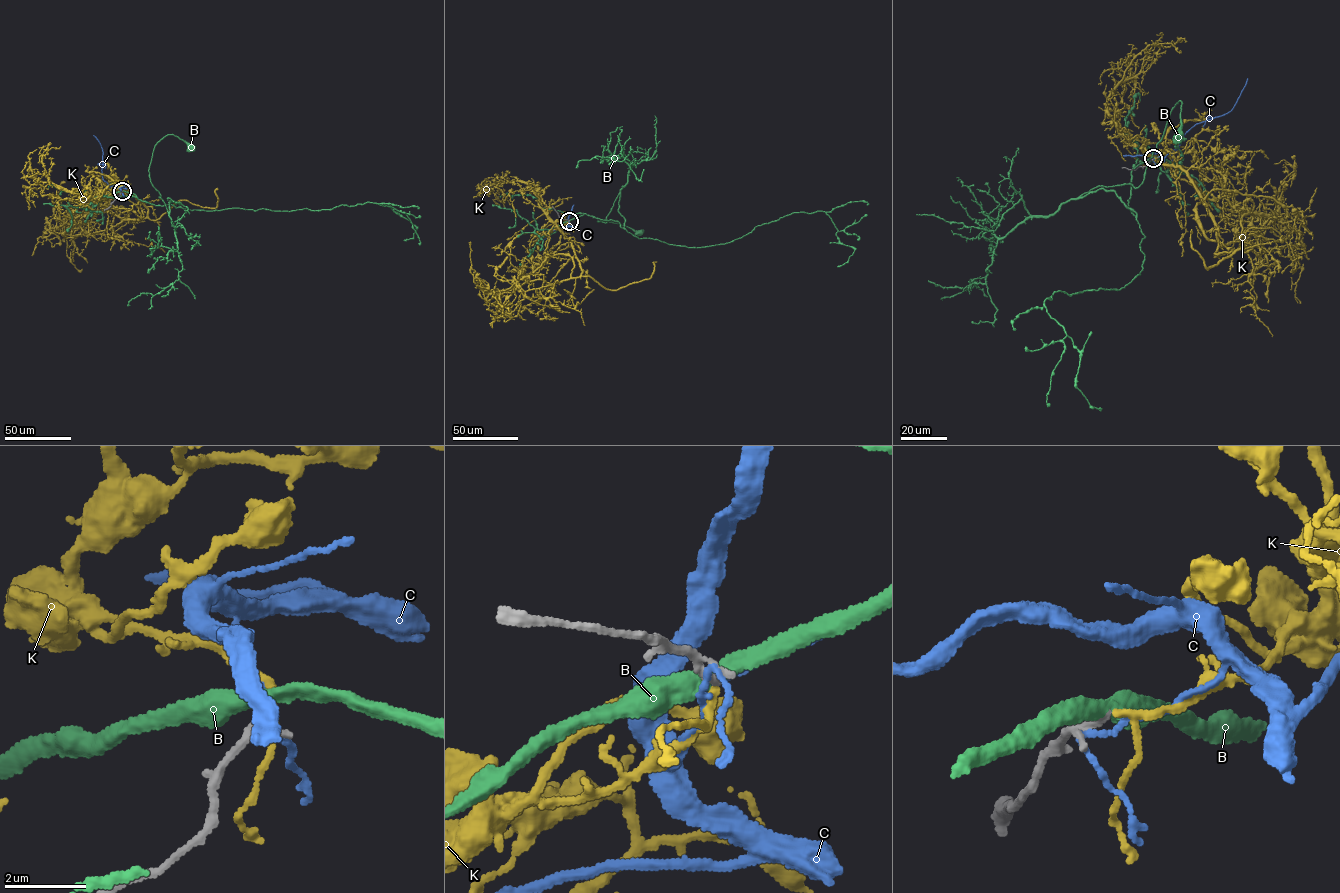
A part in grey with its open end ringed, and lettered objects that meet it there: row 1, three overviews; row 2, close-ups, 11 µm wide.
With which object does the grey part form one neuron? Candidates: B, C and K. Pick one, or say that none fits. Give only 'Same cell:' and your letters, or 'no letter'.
Same cell: K

